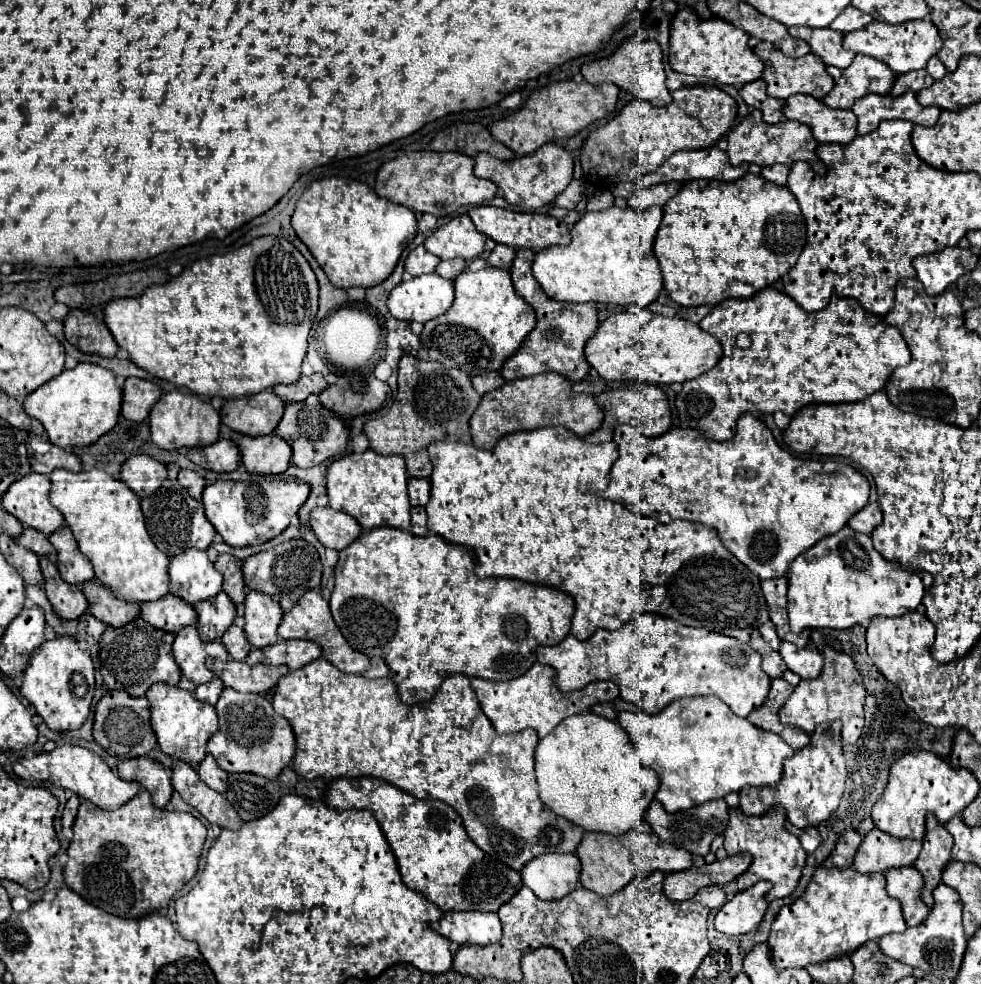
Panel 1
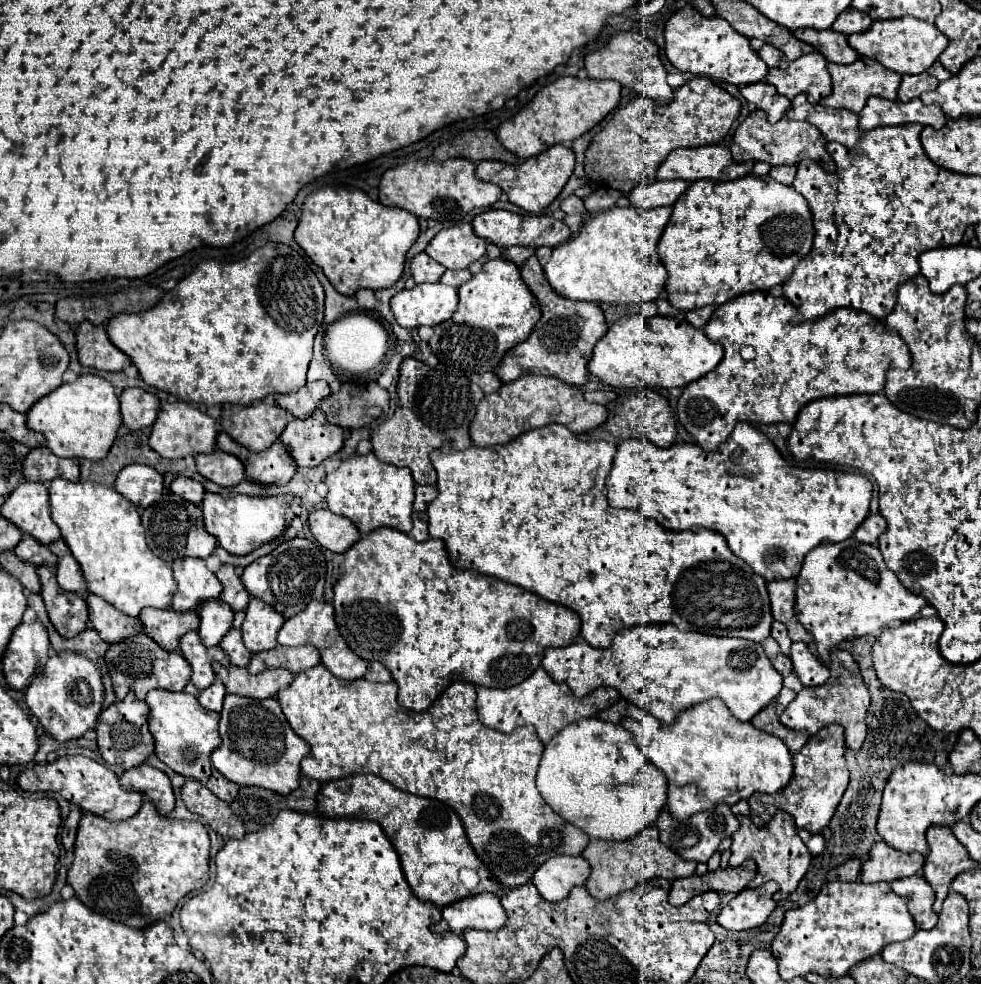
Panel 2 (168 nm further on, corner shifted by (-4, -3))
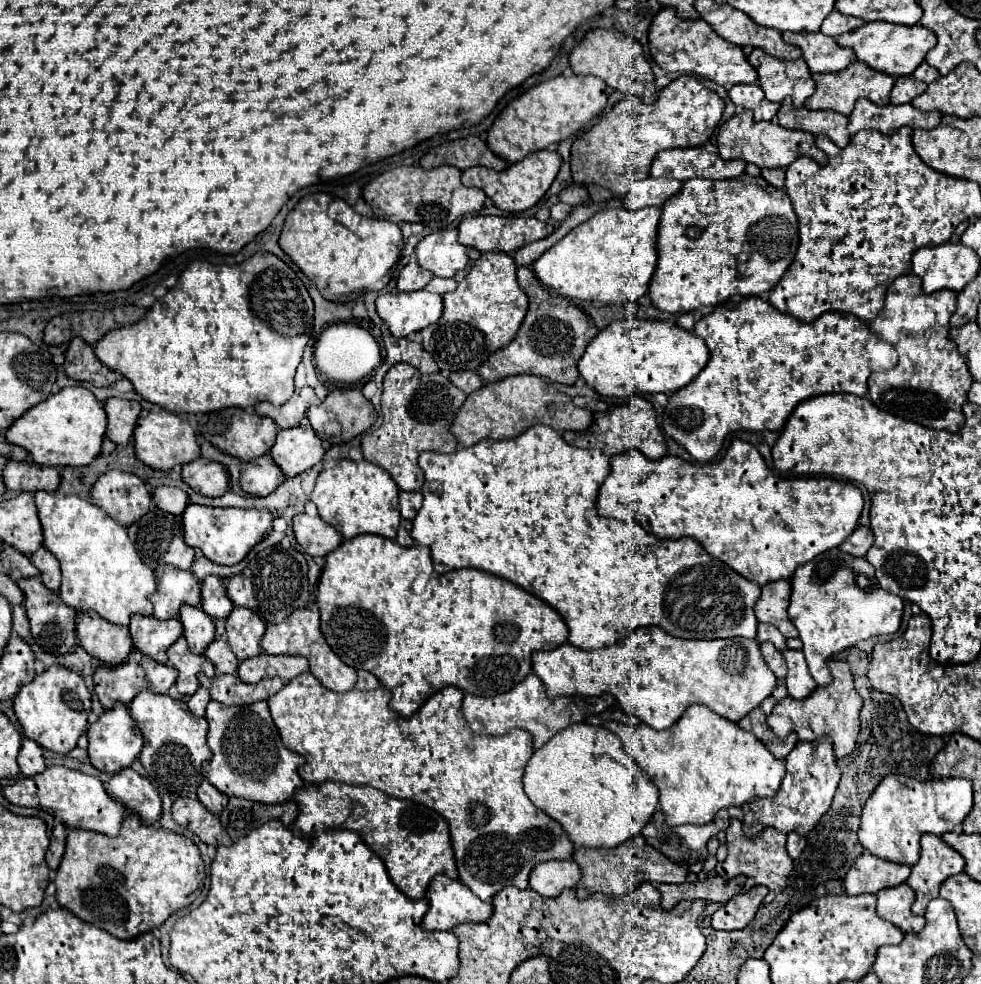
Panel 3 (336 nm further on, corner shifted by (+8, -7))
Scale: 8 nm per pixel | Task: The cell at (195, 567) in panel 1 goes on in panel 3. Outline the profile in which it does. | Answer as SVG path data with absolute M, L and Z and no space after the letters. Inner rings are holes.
M162 564L156 574L158 590L150 600L158 620L178 618L180 606L184 604L200 608L200 582L190 570L176 570L176 566Z

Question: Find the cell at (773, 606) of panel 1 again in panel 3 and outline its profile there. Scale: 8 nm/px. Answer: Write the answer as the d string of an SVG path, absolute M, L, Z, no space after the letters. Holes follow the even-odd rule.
M778 580L762 586L762 594L754 606L758 622L776 626L784 638L798 638L798 630L790 622L786 610L790 604L790 582Z

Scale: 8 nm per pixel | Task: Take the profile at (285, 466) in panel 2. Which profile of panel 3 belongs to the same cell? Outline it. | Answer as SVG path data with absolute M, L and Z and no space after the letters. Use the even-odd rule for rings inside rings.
M204 442L202 458L224 464L230 472L232 488L242 490L242 492L238 492L242 496L268 496L286 478L284 472L276 466L276 462L272 462L270 454L264 454L252 462L242 462L238 458L232 458L228 454L216 450L216 446L212 446L210 442Z

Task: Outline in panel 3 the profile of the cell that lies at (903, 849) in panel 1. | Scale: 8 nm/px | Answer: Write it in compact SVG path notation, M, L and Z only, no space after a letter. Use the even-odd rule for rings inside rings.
M862 852L860 858L854 862L854 866L848 870L844 878L844 888L846 894L850 896L864 892L876 894L882 888L890 888L906 882L908 874L910 874L910 866L906 864L880 860L870 852Z

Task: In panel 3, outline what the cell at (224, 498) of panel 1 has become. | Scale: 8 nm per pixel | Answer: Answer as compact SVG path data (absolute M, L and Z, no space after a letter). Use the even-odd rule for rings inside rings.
M188 504L182 514L184 540L192 548L200 548L202 554L216 564L238 564L258 542L272 532L274 514L270 510L256 508L210 508L200 504Z

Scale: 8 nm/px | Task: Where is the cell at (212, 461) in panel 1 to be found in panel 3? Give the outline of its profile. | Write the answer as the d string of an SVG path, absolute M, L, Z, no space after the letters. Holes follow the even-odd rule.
M198 458L182 466L182 480L204 496L222 496L228 490L228 470L218 462Z

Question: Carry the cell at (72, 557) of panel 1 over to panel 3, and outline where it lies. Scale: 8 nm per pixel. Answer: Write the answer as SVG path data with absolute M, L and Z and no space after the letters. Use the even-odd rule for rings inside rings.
M40 548L30 558L32 558L34 566L40 570L40 578L44 582L44 586L50 588L52 592L58 592L62 572L60 572L60 564L58 564L56 556L50 554L46 548Z

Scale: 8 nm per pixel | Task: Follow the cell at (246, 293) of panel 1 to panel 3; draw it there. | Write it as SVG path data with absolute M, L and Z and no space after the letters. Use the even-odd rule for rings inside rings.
M256 252L254 256L244 260L242 264L229 266L197 261L190 264L180 274L178 284L174 288L170 288L164 298L156 300L154 306L146 312L146 316L142 320L138 320L136 324L128 324L124 328L110 330L102 340L98 340L94 344L94 352L102 360L102 364L120 372L124 378L128 378L134 384L134 390L144 400L160 404L162 408L176 412L176 414L180 414L180 412L194 412L194 414L196 412L212 412L212 410L222 410L222 408L230 408L230 406L247 409L258 402L264 402L264 400L280 406L280 404L288 402L288 398L294 394L294 372L296 372L298 364L302 362L302 350L310 338L312 318L314 318L314 304L312 304L312 298L310 298L308 290L304 288L302 280L296 276L296 272L284 260L280 260L278 256L274 256L270 252Z

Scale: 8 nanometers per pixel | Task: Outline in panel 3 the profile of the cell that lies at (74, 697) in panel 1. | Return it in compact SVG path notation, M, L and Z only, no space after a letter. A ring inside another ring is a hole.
M50 666L16 694L14 712L26 738L38 742L42 748L66 754L76 746L78 736L86 730L90 690L84 684L84 678L74 670L68 670L66 666Z

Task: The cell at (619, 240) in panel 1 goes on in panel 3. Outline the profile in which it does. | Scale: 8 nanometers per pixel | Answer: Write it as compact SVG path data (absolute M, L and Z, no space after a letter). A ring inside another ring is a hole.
M624 208L602 210L594 214L590 220L572 228L558 244L546 250L534 264L534 272L538 280L564 298L580 298L602 304L624 304L636 302L640 296L648 292L650 278L656 270L656 230L662 210L660 208L642 208L636 212Z

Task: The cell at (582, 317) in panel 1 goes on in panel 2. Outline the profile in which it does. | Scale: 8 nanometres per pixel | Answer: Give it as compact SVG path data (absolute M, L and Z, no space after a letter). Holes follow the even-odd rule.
M536 256L528 258L528 262L524 262L524 266L520 270L522 270L522 280L526 282L526 286L536 296L536 300L542 308L542 318L534 326L528 340L516 344L514 348L510 348L504 354L504 358L496 366L494 374L502 382L512 382L518 376L522 376L524 372L526 374L540 374L542 372L546 376L554 376L566 384L572 384L572 386L586 384L588 382L588 368L586 366L588 366L588 360L592 358L592 350L594 350L596 342L608 330L608 324L604 320L600 306L592 304L592 302L568 300L568 298L556 294L552 290L552 286L548 284L544 270L542 270Z

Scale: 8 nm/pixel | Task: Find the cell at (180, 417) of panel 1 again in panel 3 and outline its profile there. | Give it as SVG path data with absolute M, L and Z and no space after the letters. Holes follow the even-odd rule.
M168 410L140 416L134 430L134 448L136 448L136 456L146 466L156 468L156 470L170 470L176 464L186 464L200 456L200 446L196 442L194 428L188 424L188 420L182 420L178 414L168 412Z

